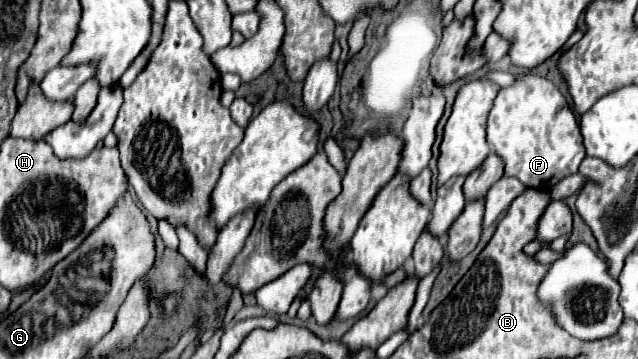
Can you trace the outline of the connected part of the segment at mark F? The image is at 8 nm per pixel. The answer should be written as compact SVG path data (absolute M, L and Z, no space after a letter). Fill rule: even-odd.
M528 71L518 73L510 87L498 91L488 115L488 143L504 161L504 175L542 191L548 191L562 177L576 173L586 157L580 127L564 95L552 81Z

